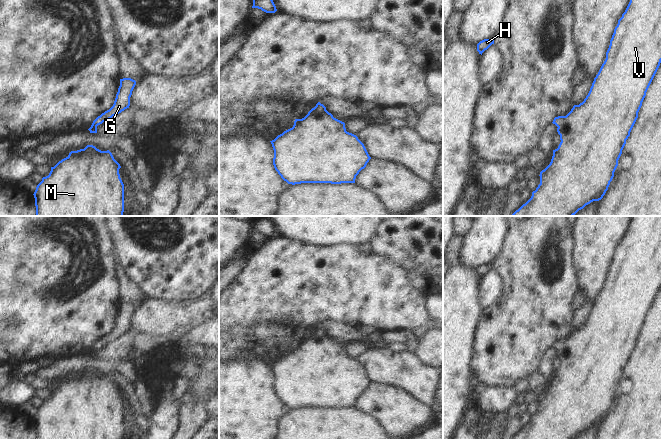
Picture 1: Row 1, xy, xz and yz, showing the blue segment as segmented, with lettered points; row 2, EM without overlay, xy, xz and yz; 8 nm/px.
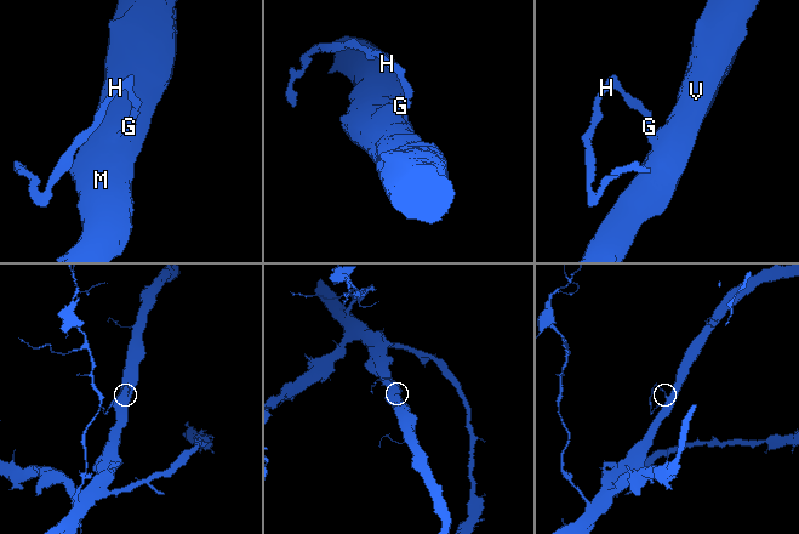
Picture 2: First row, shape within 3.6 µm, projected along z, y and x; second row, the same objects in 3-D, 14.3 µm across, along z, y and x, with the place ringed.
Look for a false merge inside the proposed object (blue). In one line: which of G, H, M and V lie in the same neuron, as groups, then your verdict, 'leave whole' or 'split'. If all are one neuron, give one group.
groups G H M V; leave whole

